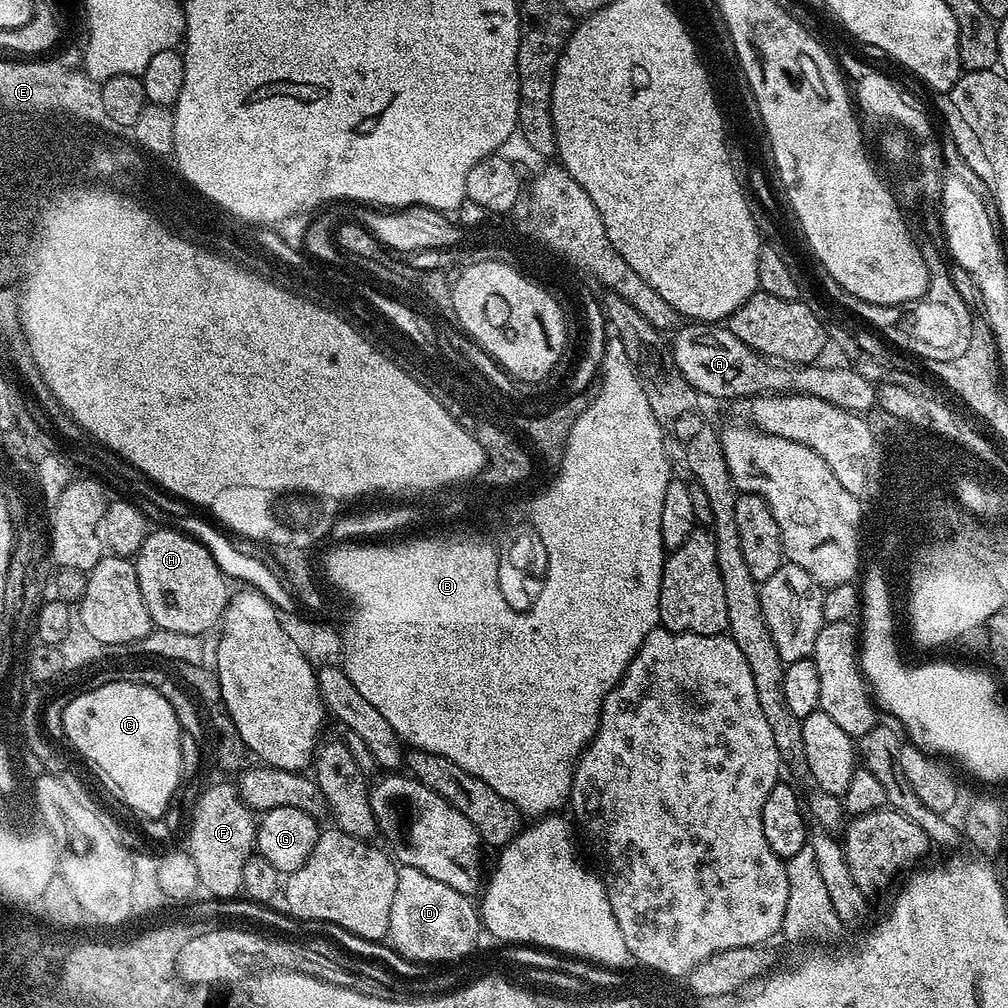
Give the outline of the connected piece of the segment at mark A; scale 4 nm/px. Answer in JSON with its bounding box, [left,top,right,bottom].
[670,322,878,414]

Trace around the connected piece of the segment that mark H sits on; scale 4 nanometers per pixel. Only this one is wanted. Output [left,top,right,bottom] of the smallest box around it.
[134,527,230,635]

